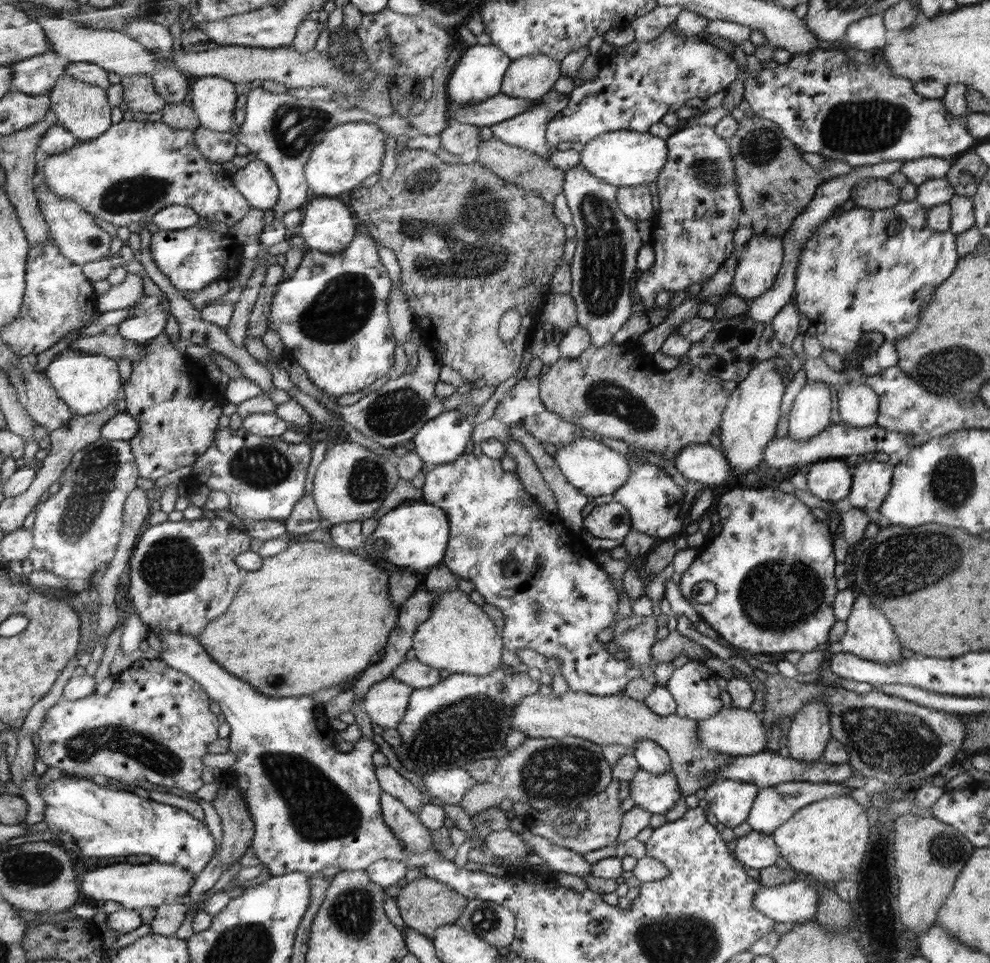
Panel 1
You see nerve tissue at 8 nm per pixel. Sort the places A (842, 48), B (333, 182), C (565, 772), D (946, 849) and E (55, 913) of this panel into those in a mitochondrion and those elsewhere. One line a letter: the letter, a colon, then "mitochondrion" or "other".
A: other
B: other
C: mitochondrion
D: mitochondrion
E: other

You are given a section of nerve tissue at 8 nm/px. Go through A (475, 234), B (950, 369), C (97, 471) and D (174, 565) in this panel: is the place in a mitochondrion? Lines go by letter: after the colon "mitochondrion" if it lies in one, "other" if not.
A: mitochondrion
B: mitochondrion
C: mitochondrion
D: mitochondrion

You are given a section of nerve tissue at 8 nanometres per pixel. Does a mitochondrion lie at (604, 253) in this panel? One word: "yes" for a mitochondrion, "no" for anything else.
yes

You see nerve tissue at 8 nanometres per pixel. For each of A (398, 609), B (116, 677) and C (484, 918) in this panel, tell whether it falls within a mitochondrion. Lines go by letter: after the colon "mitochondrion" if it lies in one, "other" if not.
A: other
B: other
C: mitochondrion

